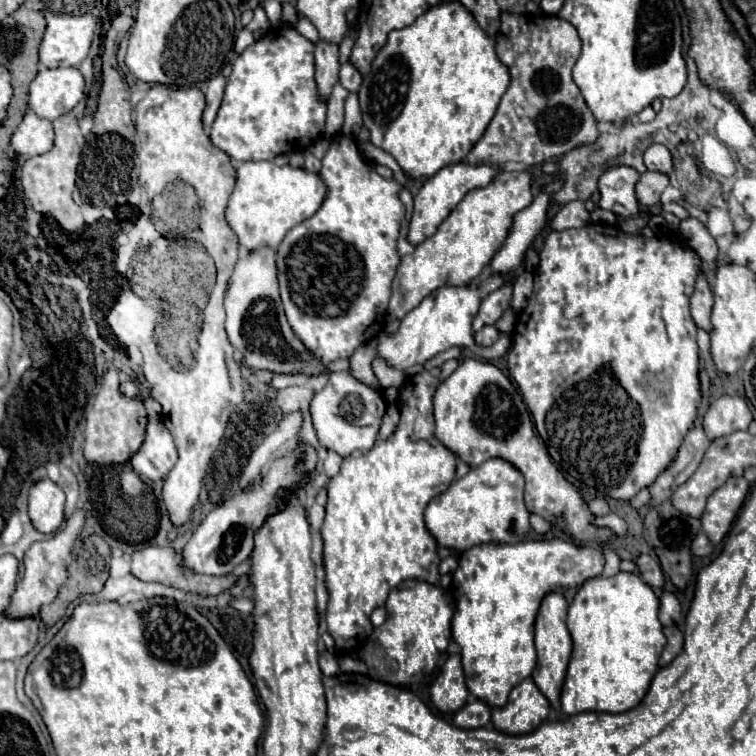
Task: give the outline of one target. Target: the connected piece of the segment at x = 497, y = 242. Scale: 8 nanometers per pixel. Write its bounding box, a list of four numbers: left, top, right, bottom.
[387,172,533,320]

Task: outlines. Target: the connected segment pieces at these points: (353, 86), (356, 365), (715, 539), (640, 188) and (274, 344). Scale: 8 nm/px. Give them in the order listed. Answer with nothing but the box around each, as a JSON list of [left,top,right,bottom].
[[339,62,361,92],[349,342,381,390],[701,478,749,544],[635,170,669,210],[225,246,329,376]]

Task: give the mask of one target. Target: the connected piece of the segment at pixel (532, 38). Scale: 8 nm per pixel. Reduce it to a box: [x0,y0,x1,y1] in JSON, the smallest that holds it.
[467,12,599,164]

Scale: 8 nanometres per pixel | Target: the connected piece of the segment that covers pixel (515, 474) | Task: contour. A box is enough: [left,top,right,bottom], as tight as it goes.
[425,458,531,552]

